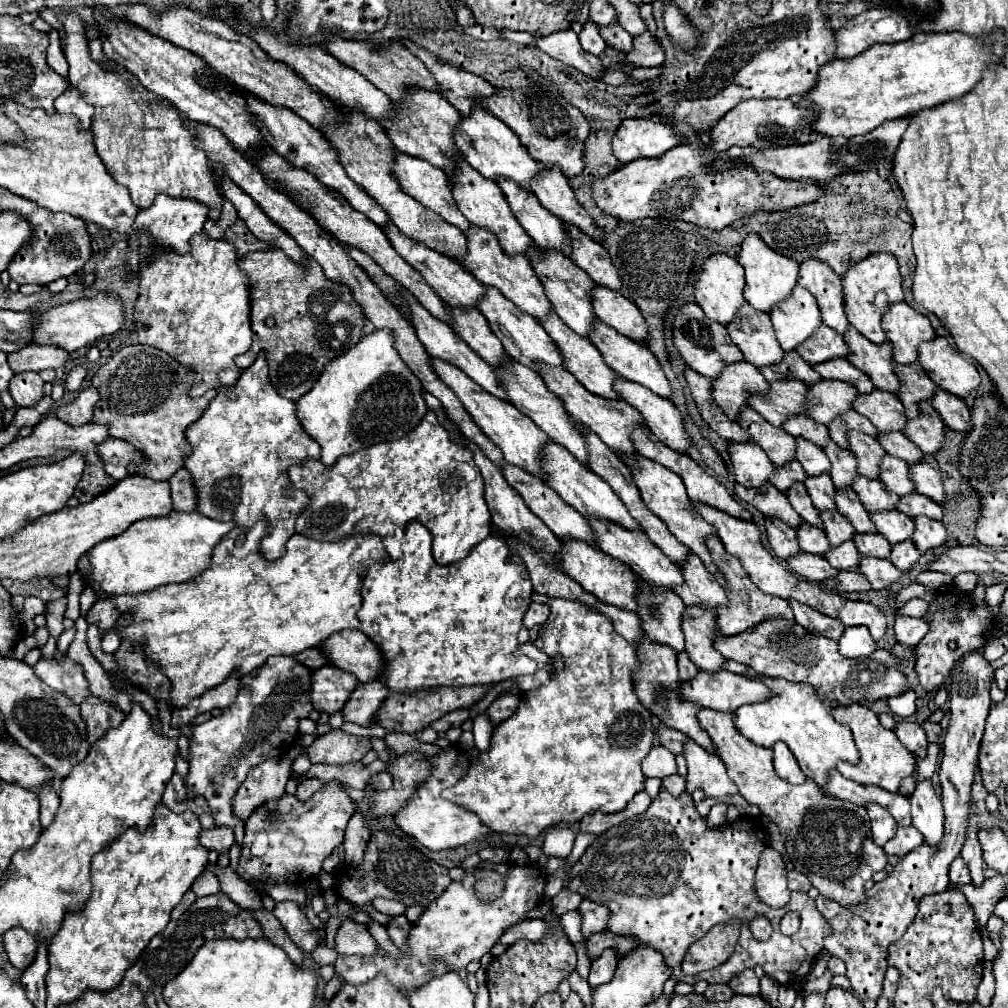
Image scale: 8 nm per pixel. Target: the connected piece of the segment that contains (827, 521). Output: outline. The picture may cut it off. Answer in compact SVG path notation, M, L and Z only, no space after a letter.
M822 512L820 518L824 522L824 532L832 546L840 546L846 540L854 540L854 536L858 534L850 520L846 520L840 512Z

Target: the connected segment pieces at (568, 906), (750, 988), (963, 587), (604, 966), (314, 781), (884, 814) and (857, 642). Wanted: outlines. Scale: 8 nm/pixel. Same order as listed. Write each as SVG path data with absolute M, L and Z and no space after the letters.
M568 888L560 890L560 892L552 898L554 912L556 912L558 916L562 916L562 914L566 914L566 912L570 912L570 910L578 910L580 902L582 902L582 896L580 896L578 892L568 890Z
M744 970L742 974L734 976L730 980L730 988L736 992L736 994L756 994L760 996L760 978L754 974L754 970Z
M966 572L960 573L954 577L953 587L959 591L960 594L970 594L976 587L978 575Z
M604 952L600 958L596 958L596 962L592 962L592 968L590 968L590 976L588 976L588 984L592 988L600 986L600 984L606 984L612 980L614 976L614 970L616 970L616 956L612 956L612 952Z
M304 778L300 784L298 784L298 790L296 790L296 796L300 800L308 800L316 790L320 790L324 786L324 782L318 780L318 778Z
M868 802L864 808L868 810L868 816L870 816L874 842L880 844L880 846L884 846L896 834L896 820L892 820L890 812L884 810L880 804Z
M856 626L844 630L844 634L838 640L838 648L842 656L860 658L860 656L870 656L876 650L876 642L872 640L868 628Z

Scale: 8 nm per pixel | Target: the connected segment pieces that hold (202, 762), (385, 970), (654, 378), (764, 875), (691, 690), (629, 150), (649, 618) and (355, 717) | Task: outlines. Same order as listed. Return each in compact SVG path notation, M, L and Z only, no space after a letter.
M292 656L268 658L264 666L242 676L242 682L234 704L224 708L218 716L212 716L208 722L192 728L190 772L184 780L190 796L202 794L208 800L216 824L234 830L238 844L244 840L244 820L234 814L232 802L240 784L260 760L278 756L278 752L292 746L298 722L308 718L314 708L310 702L312 668L300 664Z
M489 864L489 869L497 871L504 880L502 896L496 900L485 902L476 896L474 885L475 869L468 870L468 878L462 882L452 881L450 888L424 910L424 914L414 924L408 944L410 952L404 952L400 962L394 962L384 952L368 958L348 958L338 956L334 962L336 972L350 984L362 984L372 980L376 974L386 974L400 990L404 988L420 988L428 982L428 966L434 958L442 958L450 970L458 972L462 966L468 966L472 960L480 960L488 950L500 940L506 928L528 920L530 910L538 904L544 894L544 874L536 866L516 866L516 864Z
M600 322L600 328L596 328L596 336L592 336L590 340L598 350L600 354L604 356L604 362L614 368L622 378L630 380L630 382L638 382L642 386L646 386L648 390L652 390L654 394L662 396L662 398L672 398L672 386L670 386L670 380L666 378L660 362L656 360L656 356L644 346L644 344L638 344L626 336L622 336L620 332L608 328L604 322Z
M770 846L762 852L758 862L756 894L760 896L760 900L764 900L772 908L784 908L790 902L784 858Z
M720 670L716 676L700 672L694 680L684 682L684 696L688 696L688 700L696 700L704 708L736 712L742 704L772 698L772 690L764 684L764 676L744 676Z
M630 118L616 130L612 146L616 158L626 164L638 158L658 158L668 152L668 148L684 142L670 124L658 118Z
M648 586L644 592L648 592L644 600L652 600L652 608L648 608L648 612L640 612L648 638L656 644L670 646L676 652L684 652L684 634L680 628L686 610L684 602L674 592L672 596L656 596Z
M370 680L366 684L358 684L342 710L344 720L356 722L360 726L370 726L372 722L376 722L376 712L388 698L388 694L390 688L386 688L382 680Z

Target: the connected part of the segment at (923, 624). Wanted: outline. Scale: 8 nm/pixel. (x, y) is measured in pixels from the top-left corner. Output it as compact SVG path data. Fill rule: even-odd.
M898 616L896 624L894 624L894 632L896 632L896 640L900 644L910 644L916 646L924 634L930 630L928 620L924 618L910 618L910 616Z

